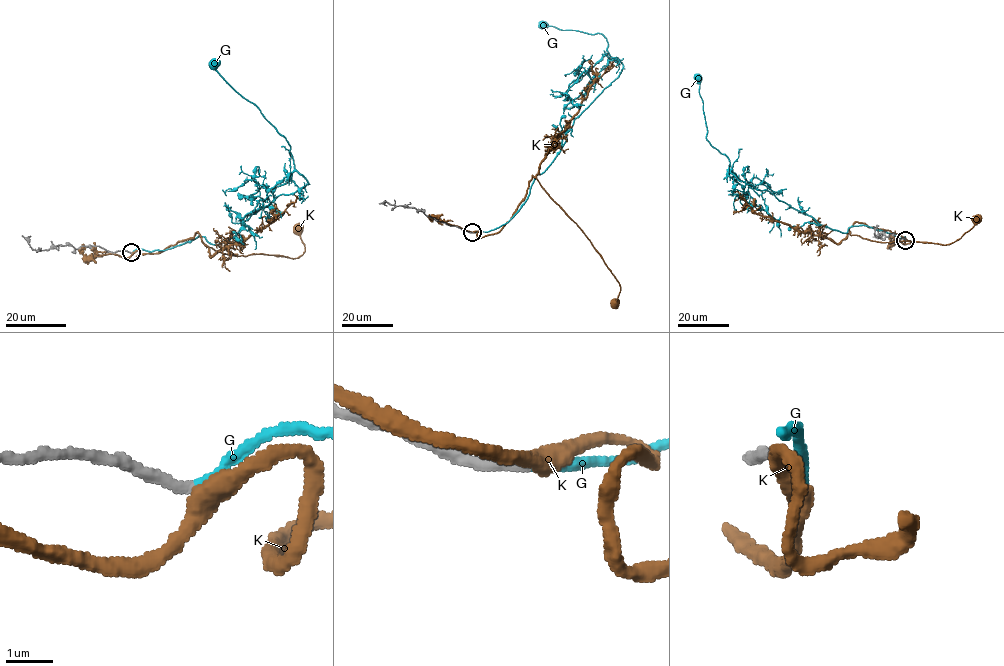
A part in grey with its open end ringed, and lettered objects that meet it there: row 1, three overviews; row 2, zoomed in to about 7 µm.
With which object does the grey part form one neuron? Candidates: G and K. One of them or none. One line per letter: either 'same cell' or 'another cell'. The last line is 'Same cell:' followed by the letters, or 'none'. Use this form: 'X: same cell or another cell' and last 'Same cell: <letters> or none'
G: same cell
K: another cell
Same cell: G

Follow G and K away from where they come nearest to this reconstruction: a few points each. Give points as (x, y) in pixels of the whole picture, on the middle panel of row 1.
G: (472, 232), (505, 224), (521, 207), (574, 120), (623, 66), (610, 56), (601, 34), (544, 25)
K: (472, 232), (478, 231), (478, 237), (496, 233), (535, 177), (613, 275), (620, 287), (614, 304)

